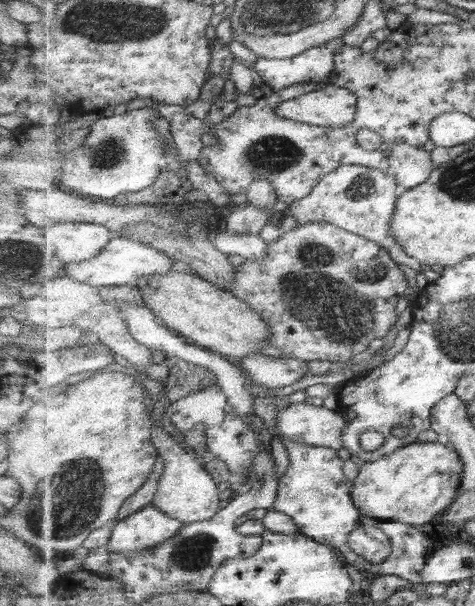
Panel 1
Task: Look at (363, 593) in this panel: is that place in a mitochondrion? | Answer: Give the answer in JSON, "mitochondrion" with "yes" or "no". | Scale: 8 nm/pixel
{"mitochondrion":"no"}

